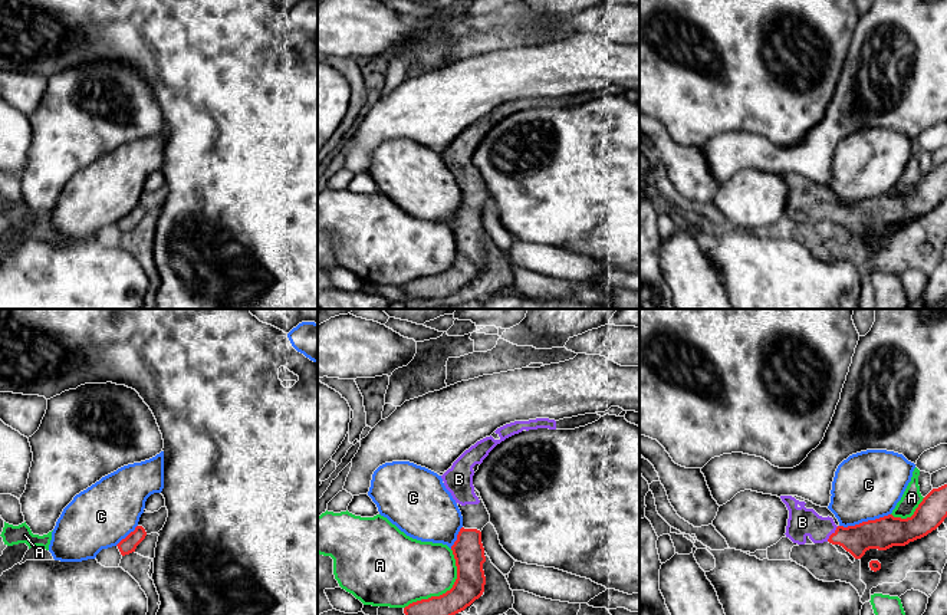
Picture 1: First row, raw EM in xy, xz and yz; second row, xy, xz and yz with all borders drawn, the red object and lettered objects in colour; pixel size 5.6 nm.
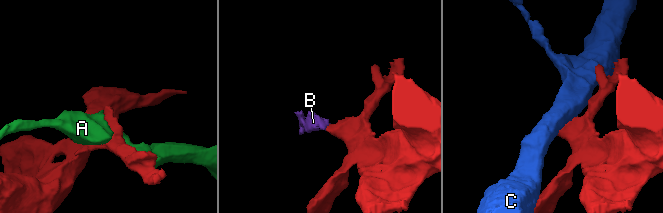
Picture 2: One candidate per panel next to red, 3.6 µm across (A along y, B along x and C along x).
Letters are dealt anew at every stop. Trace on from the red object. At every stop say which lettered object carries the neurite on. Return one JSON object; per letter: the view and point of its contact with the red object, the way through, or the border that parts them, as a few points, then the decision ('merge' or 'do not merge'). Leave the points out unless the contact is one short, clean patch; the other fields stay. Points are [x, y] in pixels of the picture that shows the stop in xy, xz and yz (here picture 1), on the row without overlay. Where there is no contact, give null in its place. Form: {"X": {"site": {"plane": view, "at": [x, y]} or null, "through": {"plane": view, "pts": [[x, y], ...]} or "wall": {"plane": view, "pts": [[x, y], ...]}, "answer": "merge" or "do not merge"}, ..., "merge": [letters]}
{"A": {"site": {"plane": "xz", "at": [447, 269]}, "answer": "do not merge"}, "B": {"site": {"plane": "yz", "at": [832, 211]}, "through": {"plane": "yz", "pts": [[877, 211], [832, 211], [802, 200]]}, "answer": "merge"}, "C": {"site": {"plane": "yz", "at": [864, 200]}, "answer": "do not merge"}, "merge": ["B"]}

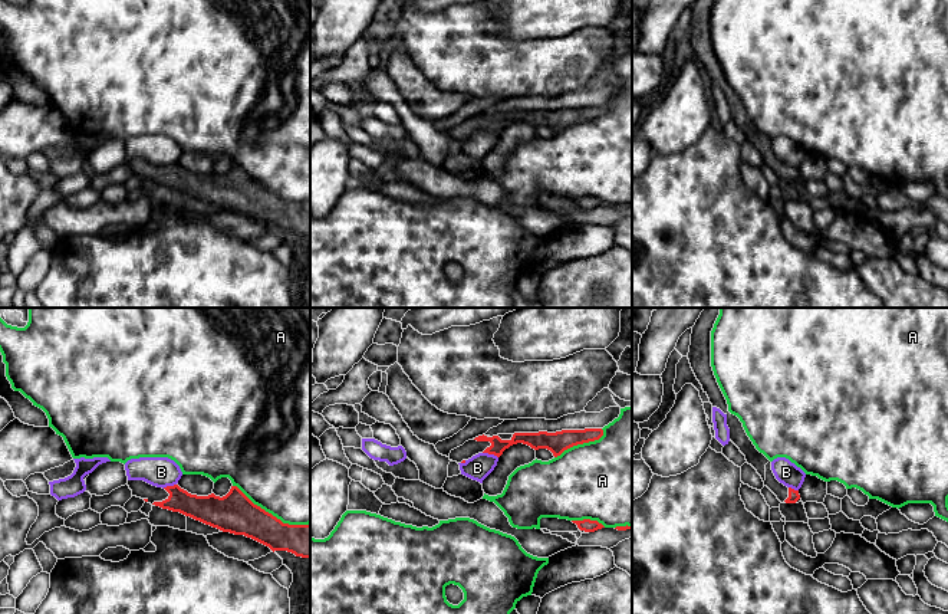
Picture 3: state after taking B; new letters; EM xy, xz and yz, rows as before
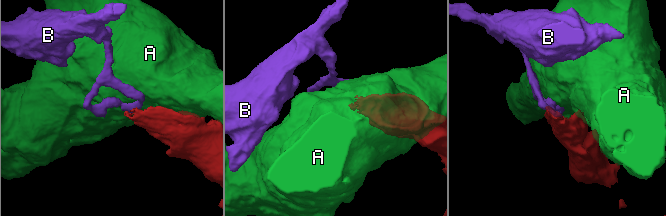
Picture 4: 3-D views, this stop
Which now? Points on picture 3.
{"A": {"site": {"plane": "xy", "at": [270, 191]}, "answer": "do not merge"}, "B": {"site": {"plane": "xz", "at": [490, 131]}, "wall": {"plane": "xz", "pts": [[483, 130], [493, 131], [497, 135]]}, "answer": "do not merge"}, "merge": []}

